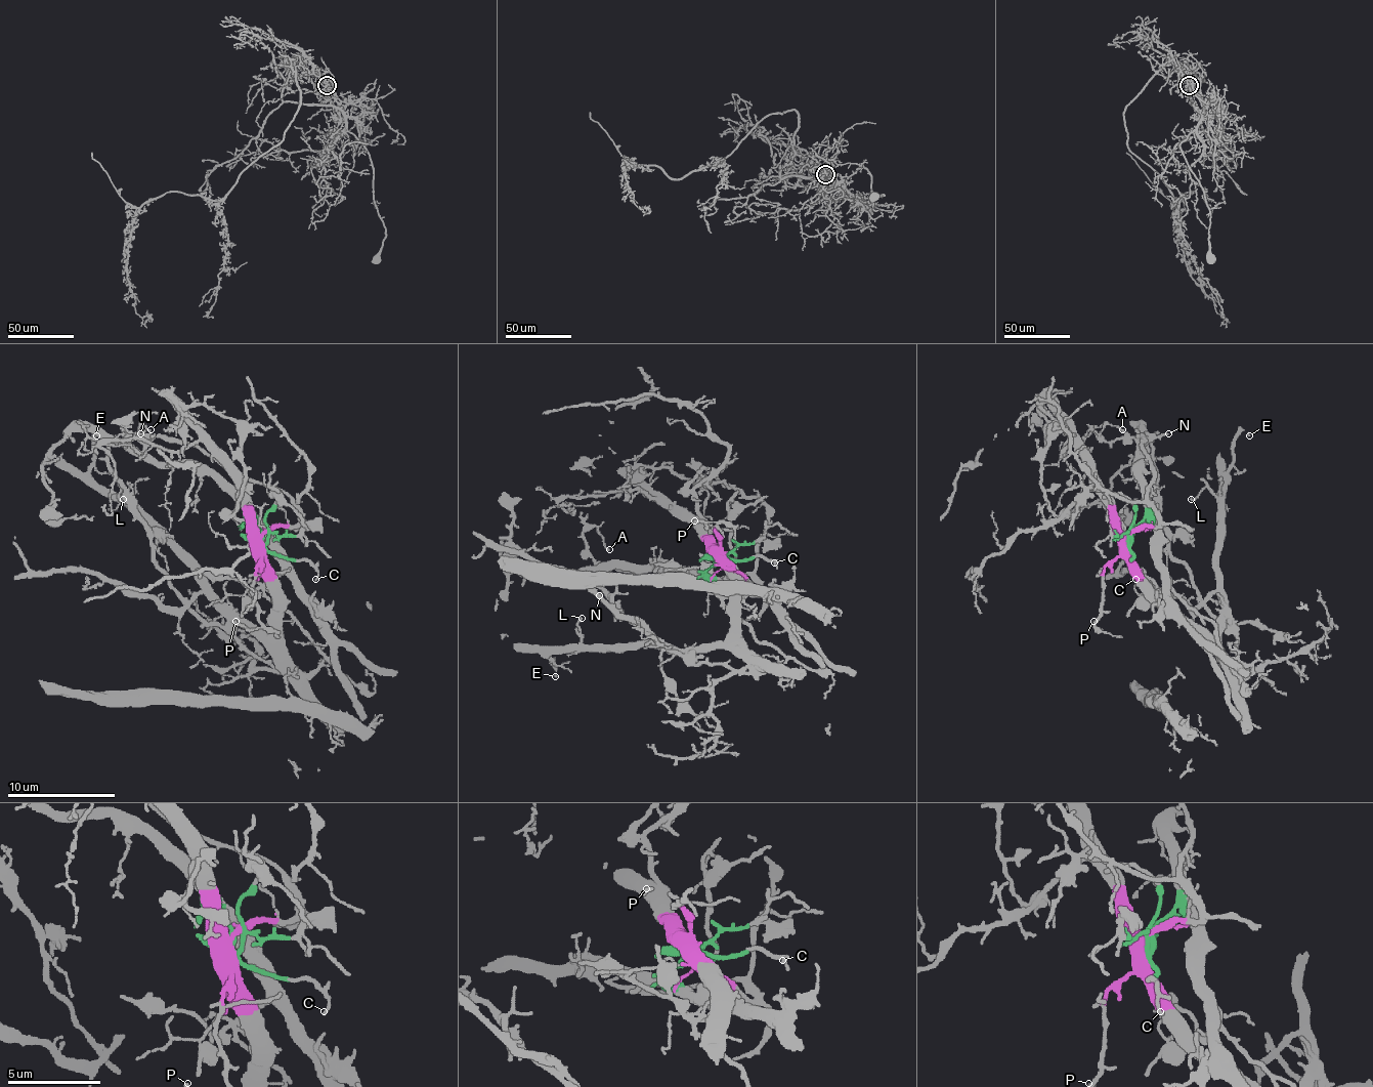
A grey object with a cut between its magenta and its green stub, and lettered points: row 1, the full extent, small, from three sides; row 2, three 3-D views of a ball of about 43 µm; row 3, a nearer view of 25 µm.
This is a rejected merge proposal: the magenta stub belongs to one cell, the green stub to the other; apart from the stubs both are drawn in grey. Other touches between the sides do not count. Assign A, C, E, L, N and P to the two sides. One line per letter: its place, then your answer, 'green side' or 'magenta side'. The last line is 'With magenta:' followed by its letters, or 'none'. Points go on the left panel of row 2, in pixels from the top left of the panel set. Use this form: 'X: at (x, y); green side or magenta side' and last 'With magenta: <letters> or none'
A: at (151, 429); green side
C: at (315, 579); green side
E: at (96, 435); magenta side
L: at (123, 499); magenta side
N: at (140, 433); green side
P: at (236, 621); magenta side
With magenta: E, L, P

